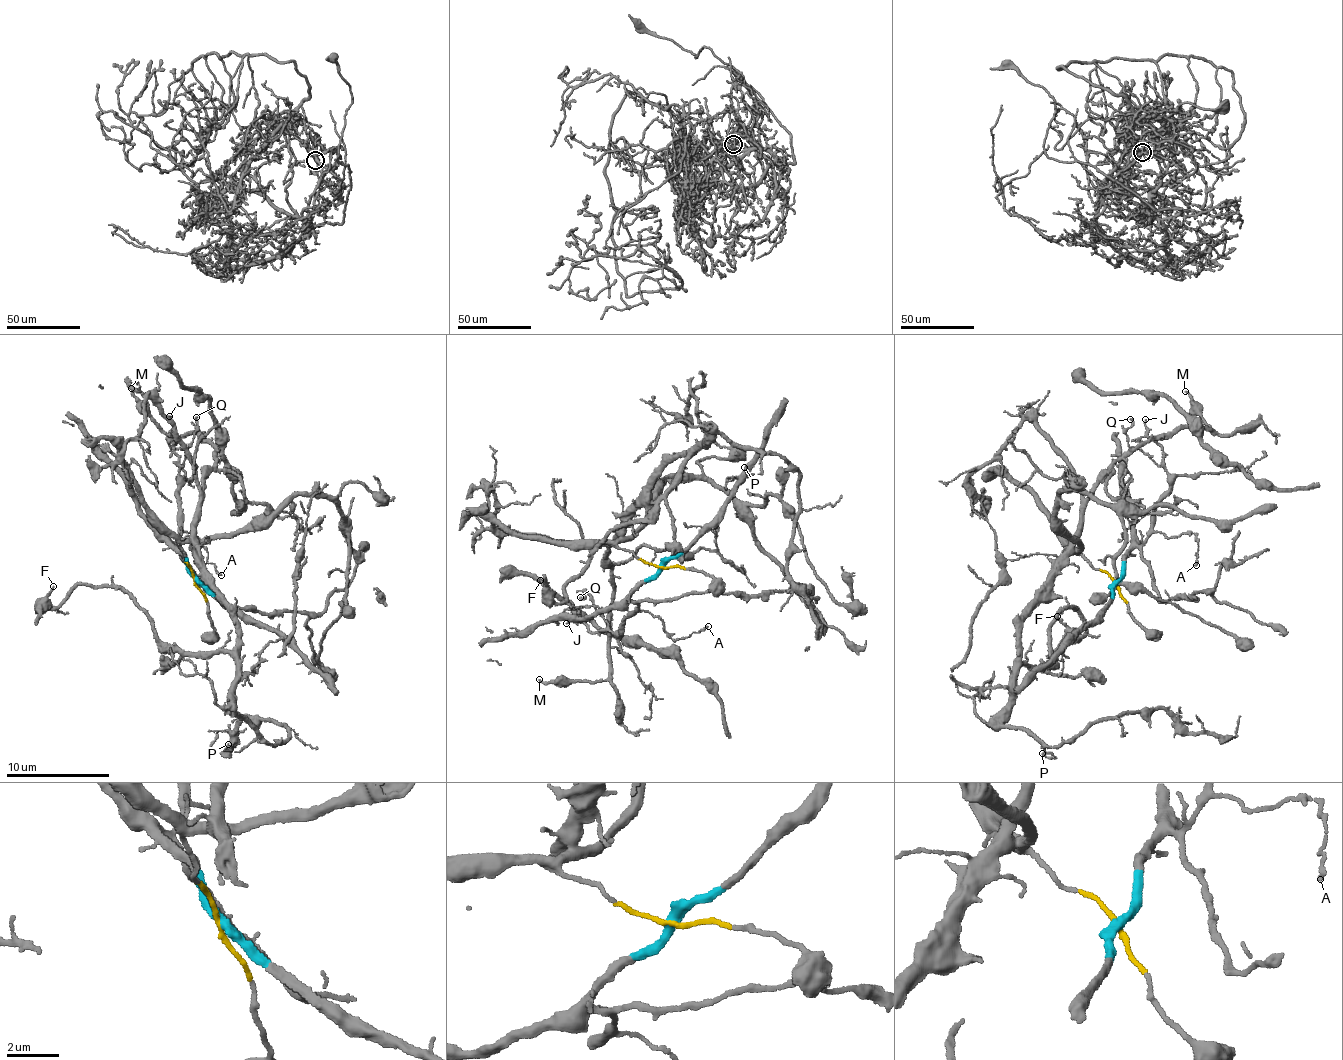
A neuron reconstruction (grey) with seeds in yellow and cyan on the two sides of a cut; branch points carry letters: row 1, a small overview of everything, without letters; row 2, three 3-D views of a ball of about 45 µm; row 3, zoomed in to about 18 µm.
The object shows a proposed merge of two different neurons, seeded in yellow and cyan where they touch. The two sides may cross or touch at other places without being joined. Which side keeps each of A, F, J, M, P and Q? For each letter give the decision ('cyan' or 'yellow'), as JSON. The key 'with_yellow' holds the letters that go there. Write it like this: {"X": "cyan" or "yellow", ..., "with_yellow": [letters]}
{"A": "cyan", "F": "yellow", "J": "cyan", "M": "yellow", "P": "yellow", "Q": "cyan", "with_yellow": ["F", "M", "P"]}

